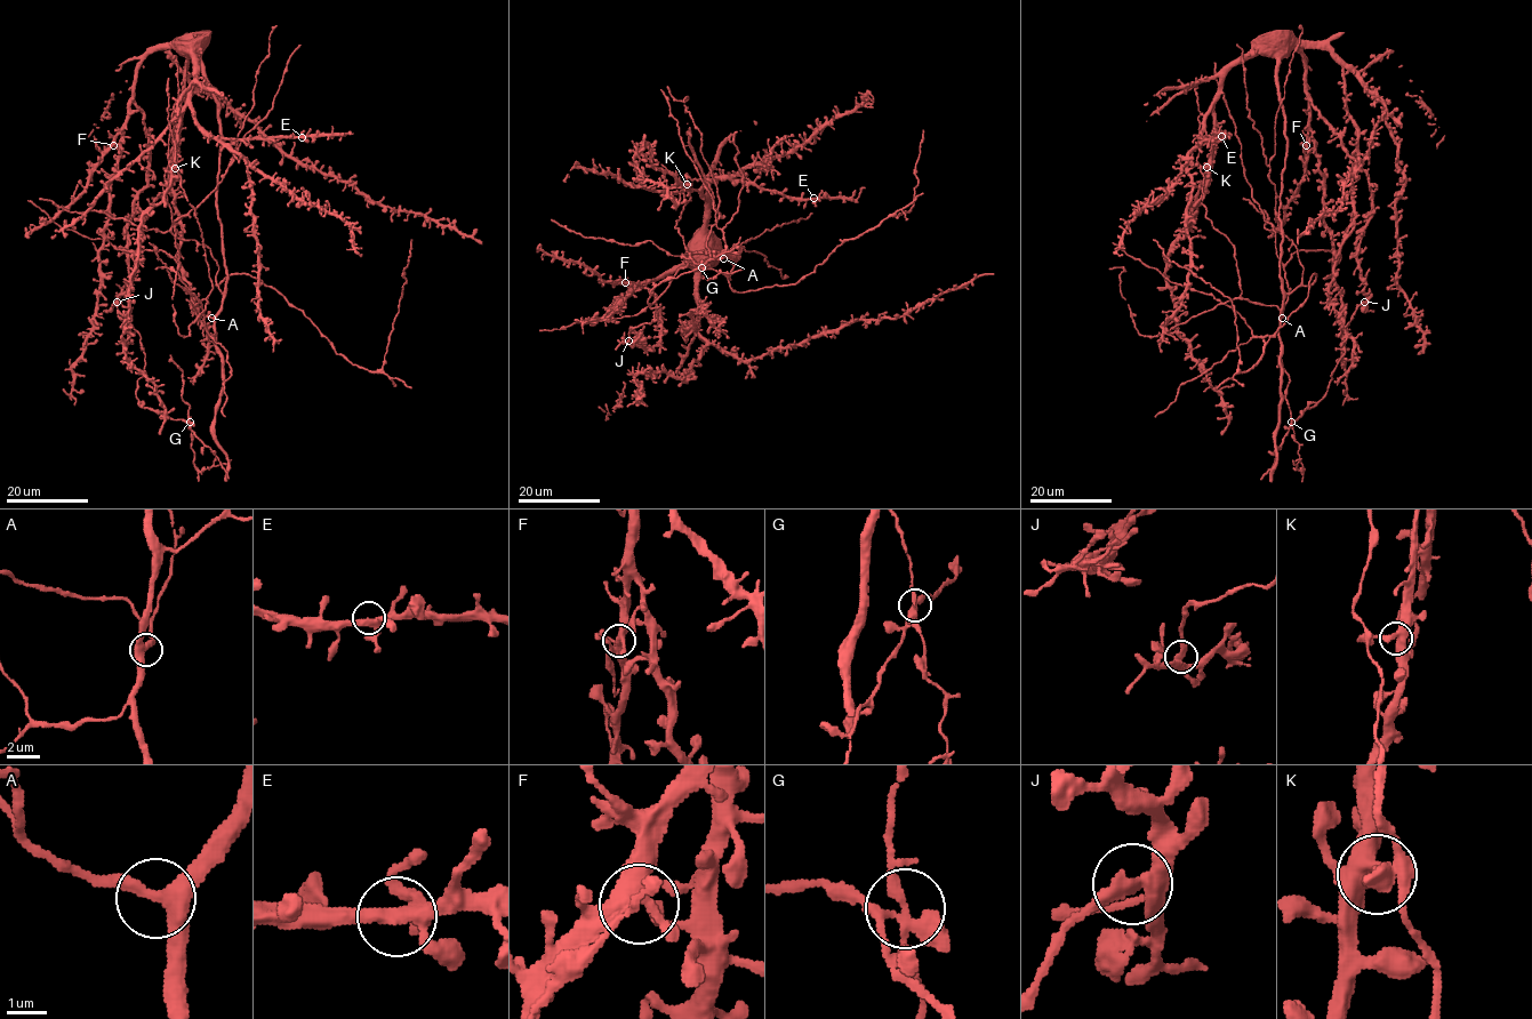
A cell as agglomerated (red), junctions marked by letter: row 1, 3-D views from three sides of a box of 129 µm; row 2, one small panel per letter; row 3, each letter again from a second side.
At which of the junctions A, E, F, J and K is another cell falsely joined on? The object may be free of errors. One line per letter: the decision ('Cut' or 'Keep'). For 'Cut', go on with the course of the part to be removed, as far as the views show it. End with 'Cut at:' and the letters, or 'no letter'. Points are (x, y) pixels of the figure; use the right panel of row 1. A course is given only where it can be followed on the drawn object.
A: Keep
E: Keep
F: Keep
J: Cut. Course of the part to remove: (1364, 302), (1347, 327), (1342, 355), (1326, 393), (1291, 424), (1299, 443), (1301, 471), (1292, 460)
K: Keep
Cut at: J

